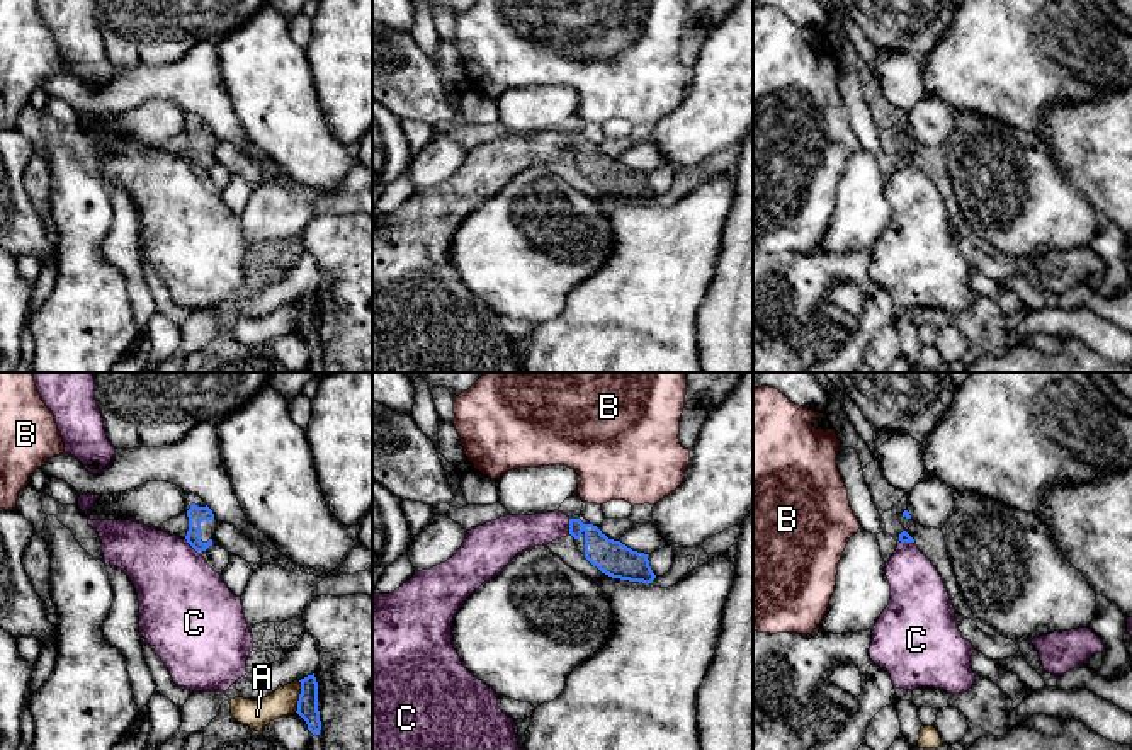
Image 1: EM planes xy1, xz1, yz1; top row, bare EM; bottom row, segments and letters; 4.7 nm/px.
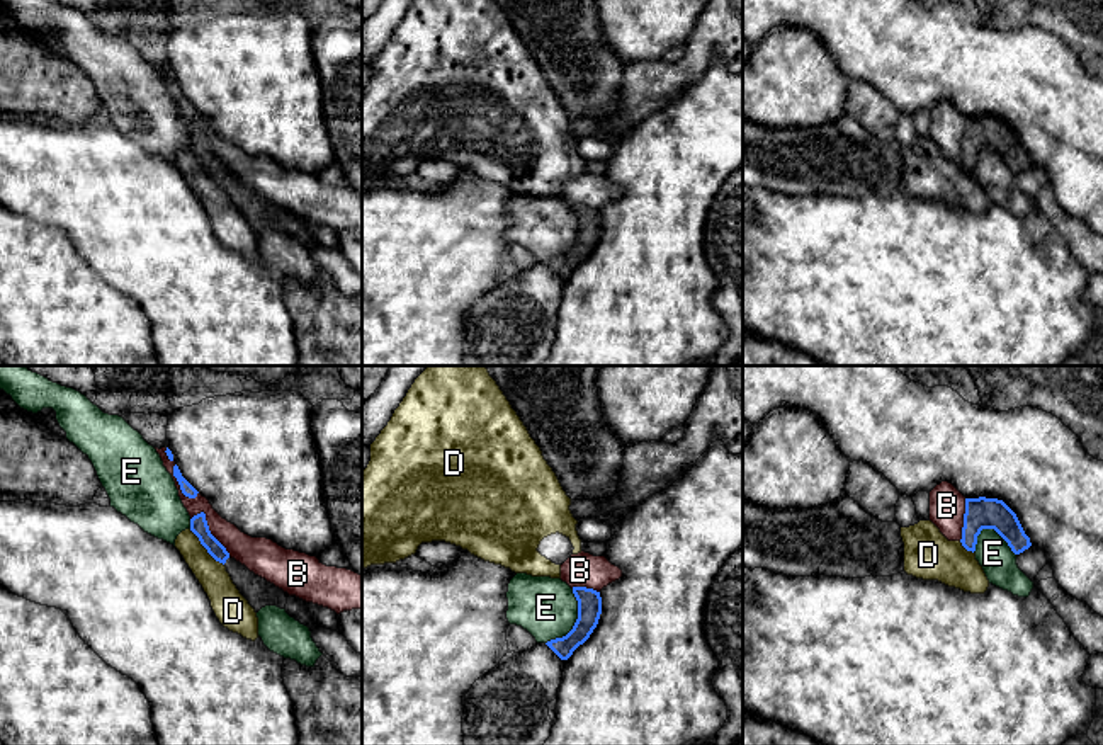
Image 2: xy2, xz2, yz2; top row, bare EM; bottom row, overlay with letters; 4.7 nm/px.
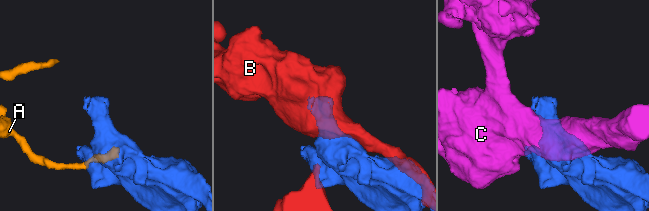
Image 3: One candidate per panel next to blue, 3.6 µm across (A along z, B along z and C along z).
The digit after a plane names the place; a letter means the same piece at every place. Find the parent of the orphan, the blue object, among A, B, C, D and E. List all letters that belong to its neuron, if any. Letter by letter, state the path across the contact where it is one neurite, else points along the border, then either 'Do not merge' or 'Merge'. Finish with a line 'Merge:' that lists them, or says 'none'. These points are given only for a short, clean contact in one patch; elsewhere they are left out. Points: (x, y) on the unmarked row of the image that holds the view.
A: Do not merge
B: Do not merge
C: Boundary: xy1 (186, 157), (198, 172). Do not merge
D: Boundary: xy2 (189, 148), (223, 184). Do not merge
E: Do not merge
Merge: none

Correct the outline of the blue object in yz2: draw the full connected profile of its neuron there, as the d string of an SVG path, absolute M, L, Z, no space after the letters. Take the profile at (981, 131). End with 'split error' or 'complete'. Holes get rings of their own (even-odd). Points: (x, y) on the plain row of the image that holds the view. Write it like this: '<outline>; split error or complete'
M986 116L965 117L960 162L967 170L976 170L977 155L982 148L994 148L1015 173L1032 165L1016 133L1003 119Z; complete

